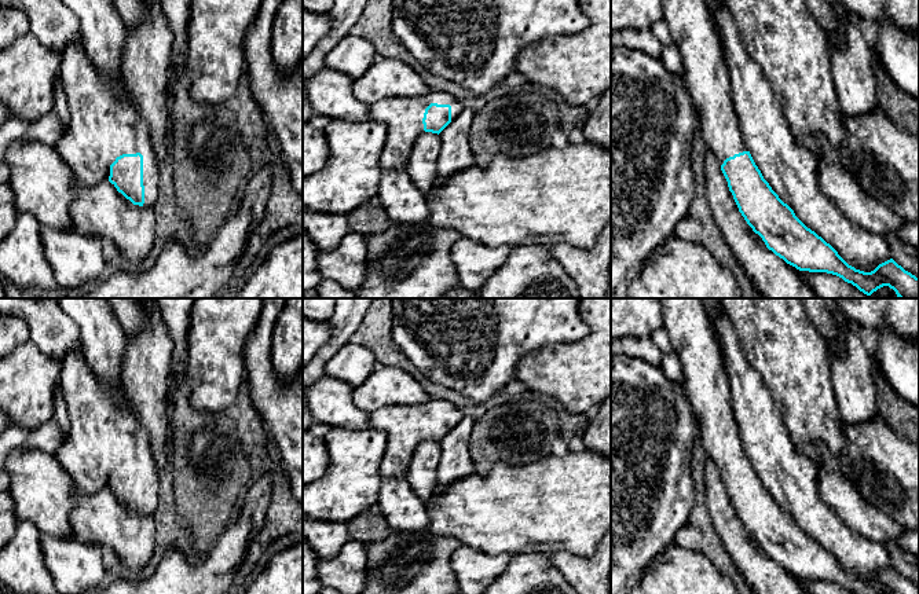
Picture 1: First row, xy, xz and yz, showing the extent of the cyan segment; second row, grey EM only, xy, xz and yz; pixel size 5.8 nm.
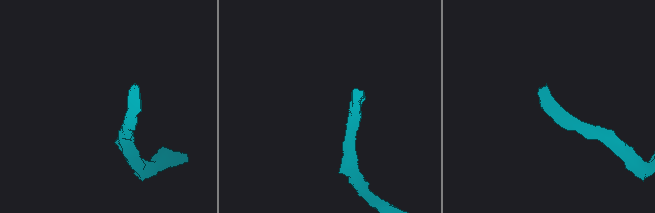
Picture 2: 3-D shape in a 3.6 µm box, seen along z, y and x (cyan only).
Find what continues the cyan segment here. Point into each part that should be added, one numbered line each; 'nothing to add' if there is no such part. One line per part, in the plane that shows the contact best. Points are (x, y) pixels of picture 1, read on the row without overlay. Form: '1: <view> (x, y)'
1: xy (103, 432)

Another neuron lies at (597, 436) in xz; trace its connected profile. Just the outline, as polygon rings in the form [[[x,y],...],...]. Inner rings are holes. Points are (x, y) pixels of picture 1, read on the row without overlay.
[[[611,396],[600,404],[598,412],[589,419],[582,440],[587,451],[611,458]]]

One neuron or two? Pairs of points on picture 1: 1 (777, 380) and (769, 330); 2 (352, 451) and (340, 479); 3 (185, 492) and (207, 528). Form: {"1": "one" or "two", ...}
{"1": "one", "2": "one", "3": "one"}

